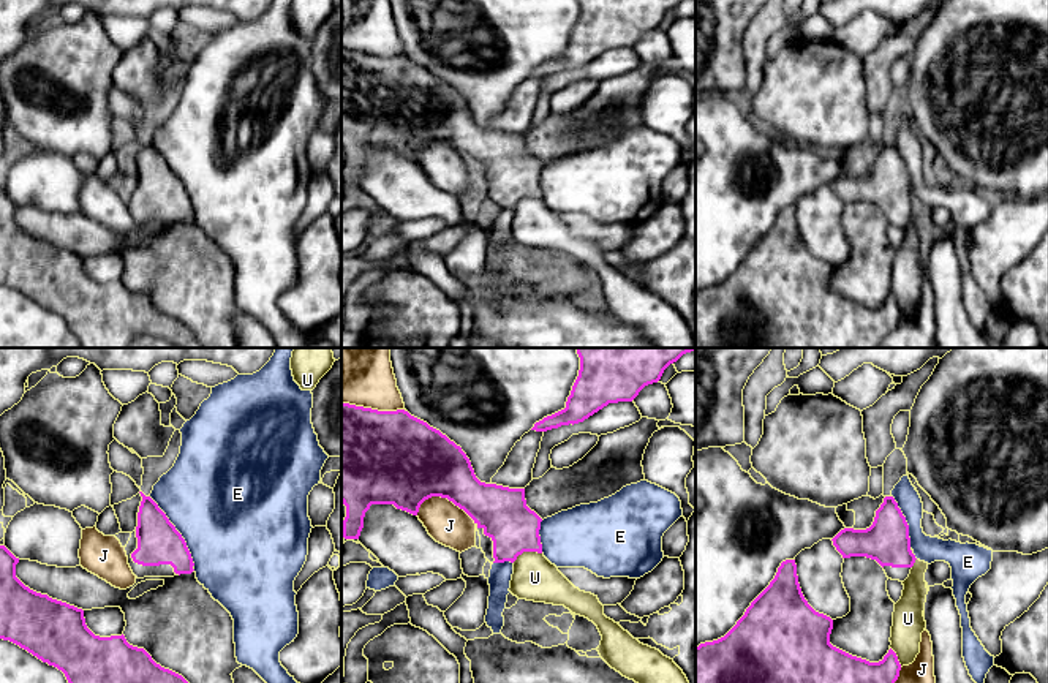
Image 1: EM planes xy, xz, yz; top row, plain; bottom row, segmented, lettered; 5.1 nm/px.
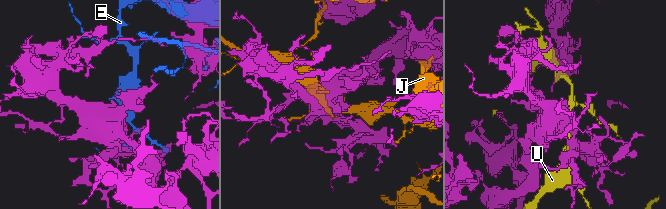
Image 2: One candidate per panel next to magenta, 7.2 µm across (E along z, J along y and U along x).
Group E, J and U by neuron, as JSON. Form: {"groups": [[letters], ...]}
{"groups": [["E"], ["J"], ["U"]]}

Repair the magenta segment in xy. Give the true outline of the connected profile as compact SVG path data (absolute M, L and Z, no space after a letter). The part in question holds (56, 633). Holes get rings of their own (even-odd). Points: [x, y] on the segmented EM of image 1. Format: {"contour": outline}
{"contour": "M0 545L0 639L9 640L27 650L43 662L62 670L68 683L188 683L182 675L161 667L144 650L126 642L125 636L100 637L85 625L84 610L66 602L36 593L16 577L16 558Z"}

